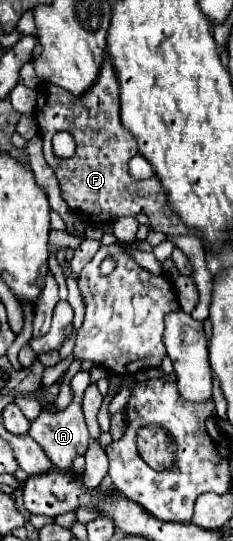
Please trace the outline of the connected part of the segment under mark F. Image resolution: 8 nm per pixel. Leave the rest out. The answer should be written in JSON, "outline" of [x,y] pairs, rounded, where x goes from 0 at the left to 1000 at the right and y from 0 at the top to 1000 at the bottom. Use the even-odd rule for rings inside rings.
{"outline":[[[451,102],[408,153],[356,176],[305,176],[296,168],[210,153],[167,157],[150,220],[185,253],[185,287],[262,338],[270,368],[313,390],[382,394],[408,412],[485,412],[528,397],[588,397],[614,390],[657,427],[691,427],[708,434],[811,431],[794,412],[777,412],[777,405],[760,405],[760,397],[725,386],[708,353],[665,327],[639,335],[571,335],[554,327],[545,301],[579,287],[579,257],[519,231],[511,153],[502,135],[468,116],[468,102]],[[253,242],[305,246],[330,264],[322,287],[296,294],[253,294],[227,283],[219,253]]]}

